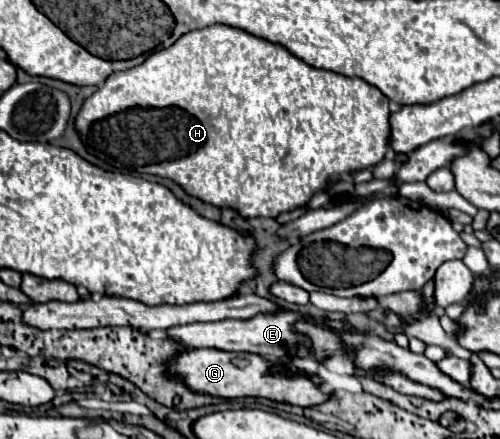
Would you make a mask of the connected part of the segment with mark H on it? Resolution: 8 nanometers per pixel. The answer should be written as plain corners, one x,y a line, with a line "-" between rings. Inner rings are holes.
213,24
183,34
173,46
153,52
143,64
135,68
111,74
105,80
105,84
83,102
83,108
75,116
75,130
83,140
83,144
103,154
113,168
127,168
129,172
169,178
175,184
179,184
189,196
195,196
217,208
233,208
243,218
277,218
281,212
291,212
295,208
305,206
315,192
327,190
331,184
339,182
345,174
377,166
385,158
389,148
387,146
387,134
391,134
391,126
387,126
389,114
391,112
387,96
379,88
363,82
361,78
347,78
337,72
321,72
317,68
311,68
303,60
295,58
289,50
285,50
279,44
271,44
239,28

